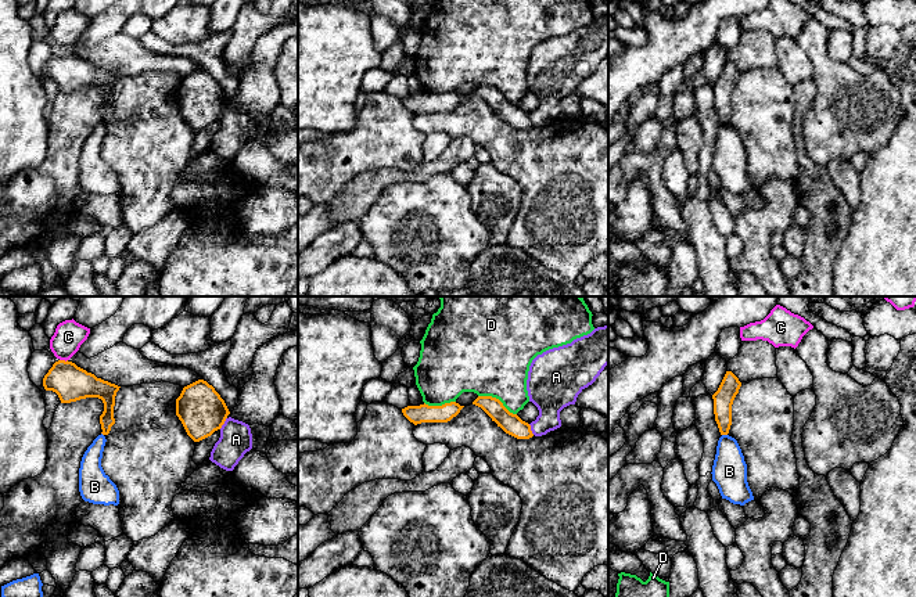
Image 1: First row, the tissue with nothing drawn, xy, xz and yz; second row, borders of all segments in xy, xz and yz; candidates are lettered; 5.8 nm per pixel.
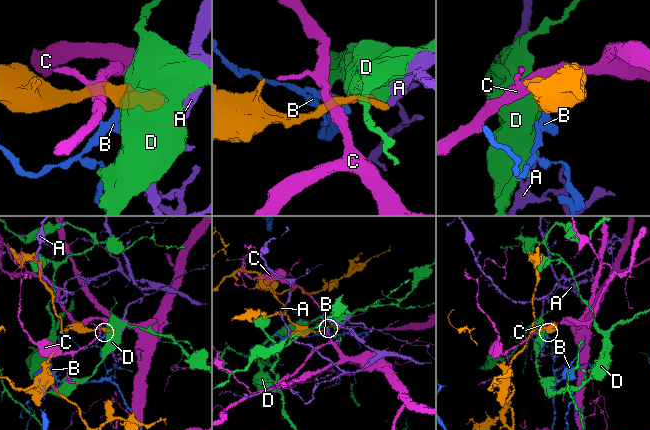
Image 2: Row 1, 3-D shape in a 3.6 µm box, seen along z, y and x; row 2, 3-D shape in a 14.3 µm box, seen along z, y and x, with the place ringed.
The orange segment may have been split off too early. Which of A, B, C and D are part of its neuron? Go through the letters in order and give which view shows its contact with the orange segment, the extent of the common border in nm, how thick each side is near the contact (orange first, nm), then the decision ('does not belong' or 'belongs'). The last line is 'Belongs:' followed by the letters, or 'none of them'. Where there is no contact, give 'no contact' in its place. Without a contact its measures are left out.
A: contact in xy; length 80 nm; calibres 280 and 190 nm; does not belong
B: contact in yz; length 30 nm; calibres 120 and 200 nm; does not belong
C: contact in xy; length 50 nm; calibres 200 and 170 nm; does not belong
D: contact in xz; length 260 nm; calibres 120 and 440 nm; does not belong
Belongs: none of them

